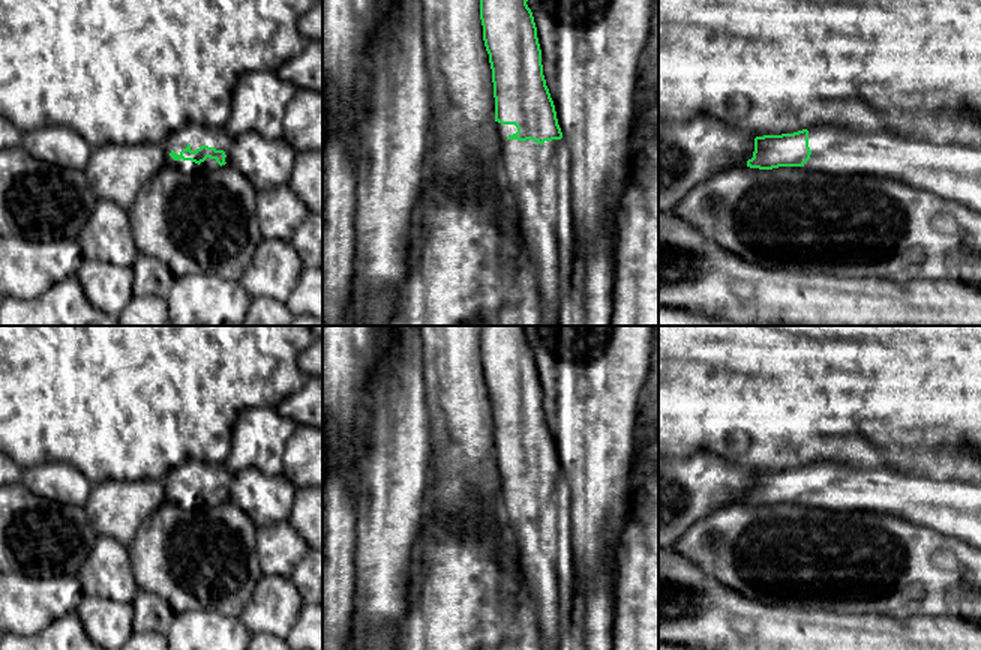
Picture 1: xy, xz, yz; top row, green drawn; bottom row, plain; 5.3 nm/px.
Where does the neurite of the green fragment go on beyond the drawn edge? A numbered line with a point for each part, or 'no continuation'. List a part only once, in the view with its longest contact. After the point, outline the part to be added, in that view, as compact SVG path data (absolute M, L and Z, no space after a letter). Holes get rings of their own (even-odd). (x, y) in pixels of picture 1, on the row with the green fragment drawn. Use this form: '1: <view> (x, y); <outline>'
1: xy (197, 135); M186 123L180 129L171 132L160 146L165 153L165 165L172 167L182 173L196 173L196 171L212 171L219 168L220 165L216 159L207 158L200 165L192 161L174 161L170 153L174 152L180 155L183 149L188 146L192 152L200 149L201 146L214 147L216 150L224 150L226 158L225 162L230 164L230 150L232 144L232 137L225 131L225 128L210 128L196 123Z

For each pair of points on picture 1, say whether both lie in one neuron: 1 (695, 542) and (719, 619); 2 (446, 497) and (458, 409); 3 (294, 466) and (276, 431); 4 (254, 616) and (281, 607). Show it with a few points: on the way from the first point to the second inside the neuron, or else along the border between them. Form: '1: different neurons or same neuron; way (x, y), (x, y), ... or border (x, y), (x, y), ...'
1: different neurons; border (675, 551), (734, 590)
2: same neuron; way (458, 475), (458, 431)
3: different neurons; border (299, 425), (285, 445), (281, 472)
4: same neuron; way (260, 616), (275, 607)

